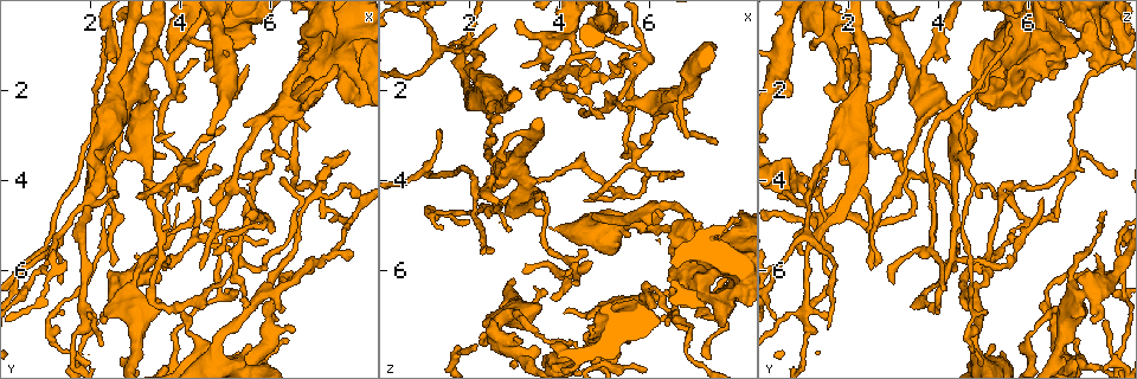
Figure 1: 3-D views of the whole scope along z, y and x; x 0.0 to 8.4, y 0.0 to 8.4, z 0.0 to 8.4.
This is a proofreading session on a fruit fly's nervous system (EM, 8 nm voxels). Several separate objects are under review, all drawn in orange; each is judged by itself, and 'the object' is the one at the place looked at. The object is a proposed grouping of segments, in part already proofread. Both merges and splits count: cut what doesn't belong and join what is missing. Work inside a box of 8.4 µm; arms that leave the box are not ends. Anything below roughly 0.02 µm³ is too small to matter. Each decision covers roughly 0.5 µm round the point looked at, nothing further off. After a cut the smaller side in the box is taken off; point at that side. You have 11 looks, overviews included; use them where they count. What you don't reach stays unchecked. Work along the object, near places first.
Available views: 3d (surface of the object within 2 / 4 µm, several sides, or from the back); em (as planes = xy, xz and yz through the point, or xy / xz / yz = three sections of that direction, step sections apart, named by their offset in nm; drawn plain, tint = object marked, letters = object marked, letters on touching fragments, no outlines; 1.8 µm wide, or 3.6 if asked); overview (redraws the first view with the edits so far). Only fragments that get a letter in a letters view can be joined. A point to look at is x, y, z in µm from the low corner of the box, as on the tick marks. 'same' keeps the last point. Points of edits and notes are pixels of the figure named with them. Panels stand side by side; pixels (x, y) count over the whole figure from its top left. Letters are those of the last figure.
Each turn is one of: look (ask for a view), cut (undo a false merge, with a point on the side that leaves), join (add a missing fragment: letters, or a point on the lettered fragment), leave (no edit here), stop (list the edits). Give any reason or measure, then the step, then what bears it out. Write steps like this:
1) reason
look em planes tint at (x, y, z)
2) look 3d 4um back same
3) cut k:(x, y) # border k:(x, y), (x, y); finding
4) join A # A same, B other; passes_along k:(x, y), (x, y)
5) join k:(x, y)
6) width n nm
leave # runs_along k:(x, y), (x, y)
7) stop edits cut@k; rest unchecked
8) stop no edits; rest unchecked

look 3d 4um back at (7.15, 1.65, 5.80)

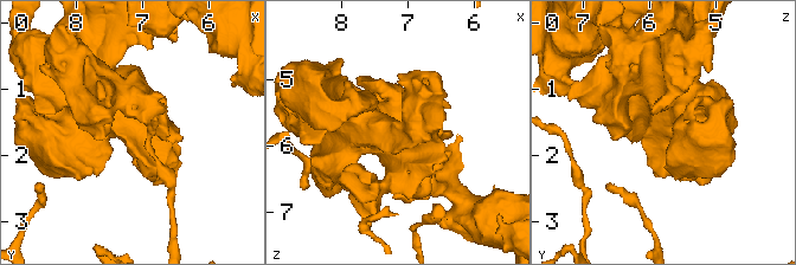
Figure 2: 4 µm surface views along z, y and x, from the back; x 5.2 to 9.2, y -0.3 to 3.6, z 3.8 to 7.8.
arms 3; arm_widths 260, 380, 550 nm
look em planes plain at (7.15, 1.65, 5.75)

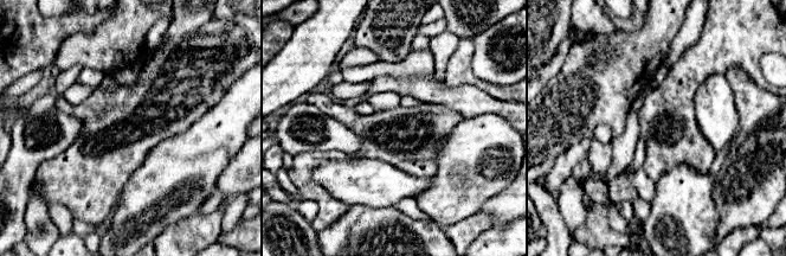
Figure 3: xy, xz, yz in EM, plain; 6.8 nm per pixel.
what lies round it
look em planes letters same

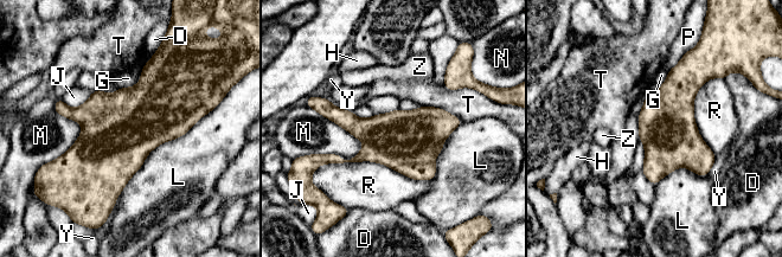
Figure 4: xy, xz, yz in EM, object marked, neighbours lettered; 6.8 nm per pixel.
width 380 nm
leave # D other, G other, H other, J other, L other, M other, N other, P other, R other, T other, Y other, Z other; border 4:(314, 109), (363, 143), (353, 158); all the same neuron

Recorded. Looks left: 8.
sharp bend
look em xy step 4 tint at (7.10, 4.20, 5.45)

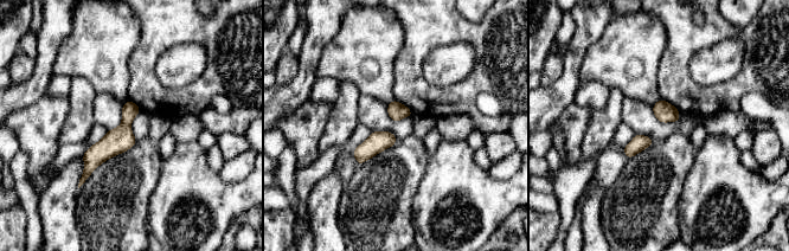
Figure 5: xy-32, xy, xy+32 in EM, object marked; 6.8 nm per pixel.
another direction
look em planes tint same

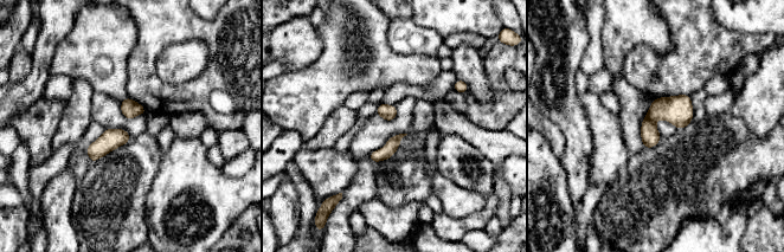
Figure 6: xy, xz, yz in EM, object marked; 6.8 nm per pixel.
see the neighbours
look em planes letters same

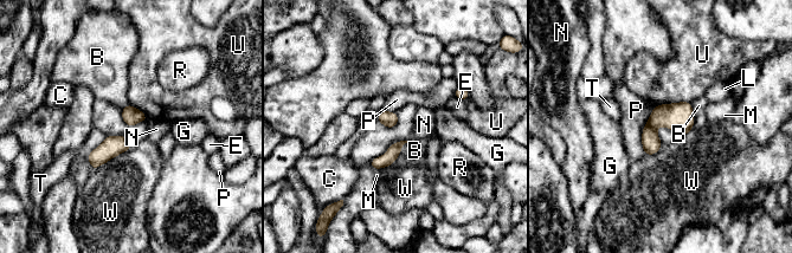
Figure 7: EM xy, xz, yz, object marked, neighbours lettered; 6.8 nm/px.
leave # B other, C other, E other, G other, L other, M other, N other, P other, R other, T other, U other, W other; border 7:(133, 144), (92, 170); all the same neuron

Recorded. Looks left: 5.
look em 3.6um xz step 8 tint at (5.30, 7.75, 5.40)

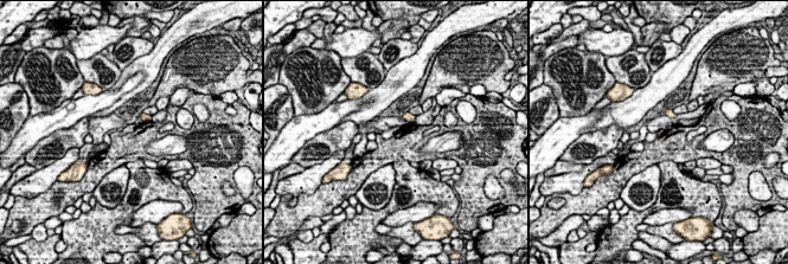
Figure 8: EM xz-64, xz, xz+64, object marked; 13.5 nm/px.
another direction
look em 3.6um planes letters same

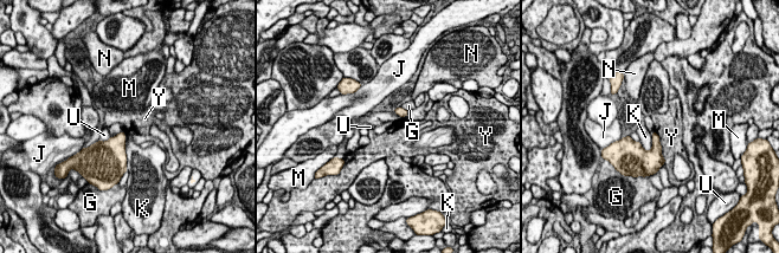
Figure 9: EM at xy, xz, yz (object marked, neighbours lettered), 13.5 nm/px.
leave # G other, J other, K other, M other, N other, U other, Y other; border 9:(654, 131), (665, 162); no lettered fragment goes on from it

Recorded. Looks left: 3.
sudden change in width
look em xy step 4 tint at (6.00, 2.50, 2.30)

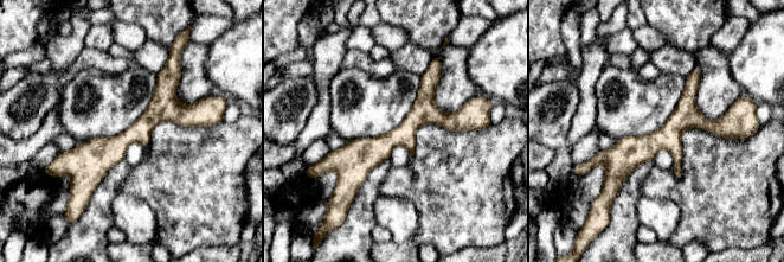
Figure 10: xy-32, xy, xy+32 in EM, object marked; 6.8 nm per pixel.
look em xy step 4 letters same

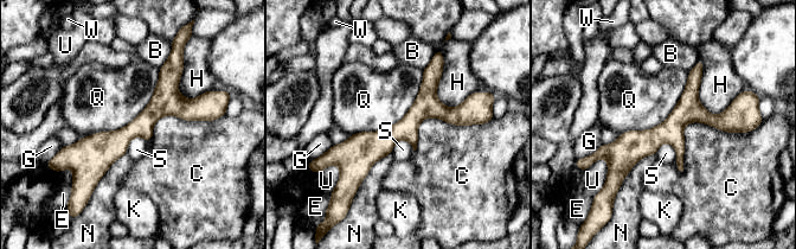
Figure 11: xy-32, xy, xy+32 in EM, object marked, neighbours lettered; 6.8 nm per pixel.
leave # B other, C other, E other, G other, H other, K other, N other, Q other, S other, U other, W other; runs_along 11:(203, 113), (156, 108), (113, 145), (66, 149); continuous, no second neuron

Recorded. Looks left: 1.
stop no edits; rest unchecked

